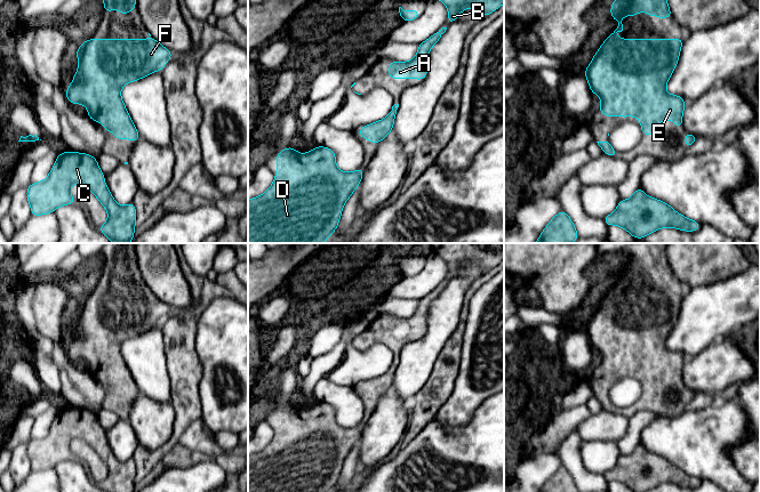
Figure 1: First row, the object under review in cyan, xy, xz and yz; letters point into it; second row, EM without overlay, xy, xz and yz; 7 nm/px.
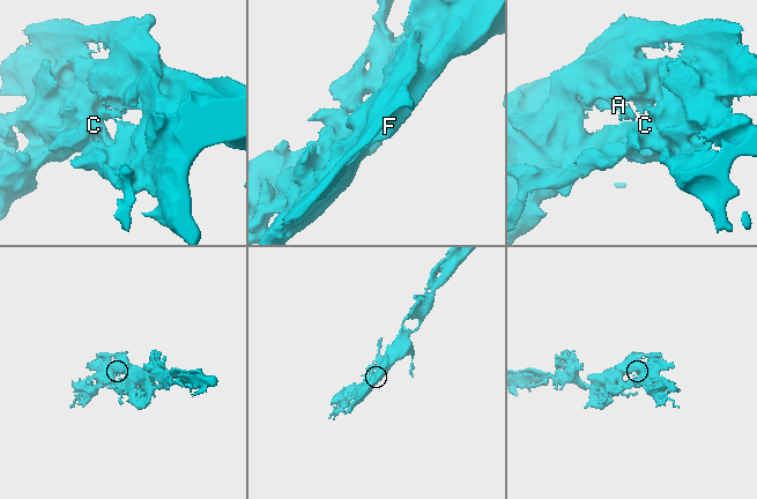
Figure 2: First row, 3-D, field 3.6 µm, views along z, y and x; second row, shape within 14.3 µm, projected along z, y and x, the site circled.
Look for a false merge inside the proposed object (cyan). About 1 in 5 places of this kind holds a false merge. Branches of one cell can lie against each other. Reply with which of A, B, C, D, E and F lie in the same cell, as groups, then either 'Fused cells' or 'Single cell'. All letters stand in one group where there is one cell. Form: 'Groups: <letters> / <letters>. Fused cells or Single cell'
Groups: A B C D E F. Single cell

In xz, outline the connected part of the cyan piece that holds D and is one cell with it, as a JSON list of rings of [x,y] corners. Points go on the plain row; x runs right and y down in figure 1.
[[[325,402],[299,410],[286,403],[277,409],[277,428],[270,444],[248,455],[248,492],[330,492],[343,462],[361,438],[363,425],[344,428],[336,421],[336,409]]]

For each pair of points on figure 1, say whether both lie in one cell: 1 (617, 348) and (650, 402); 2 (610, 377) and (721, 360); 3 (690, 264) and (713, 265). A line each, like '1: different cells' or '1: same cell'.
1: same cell
2: different cells
3: same cell

